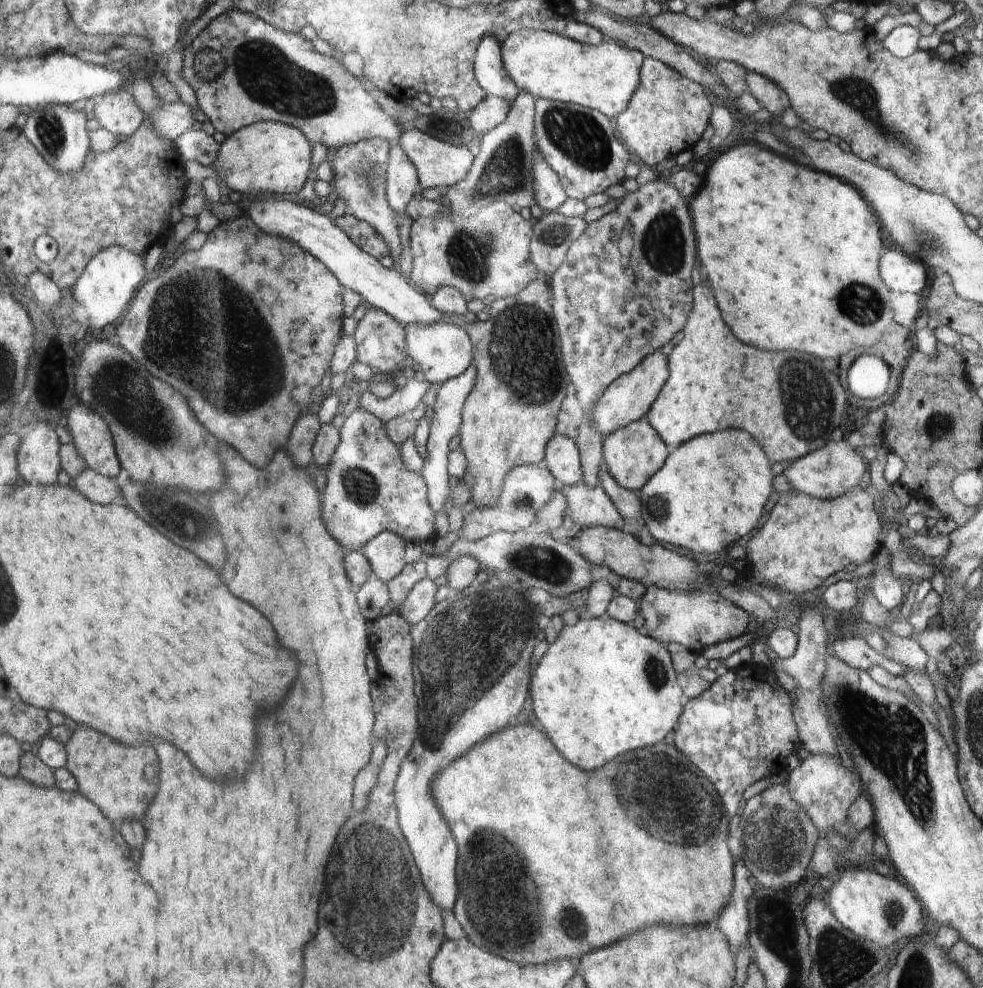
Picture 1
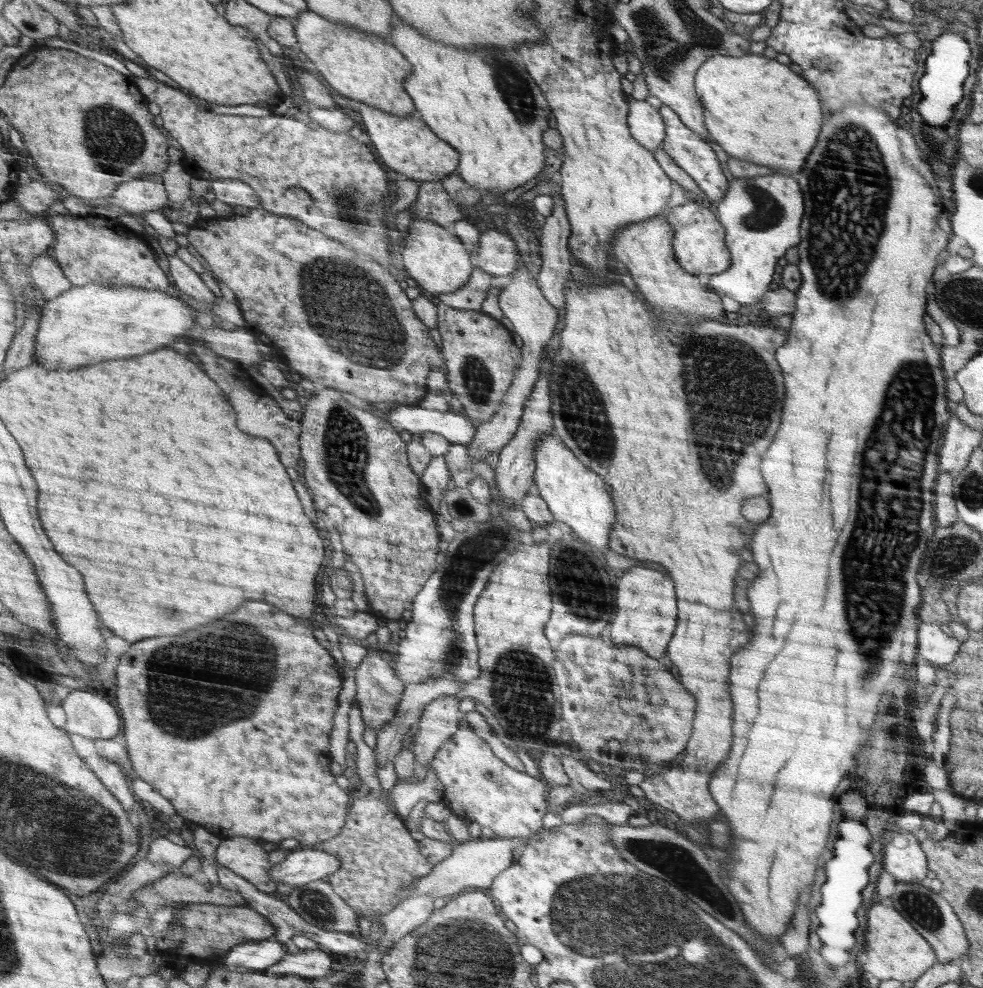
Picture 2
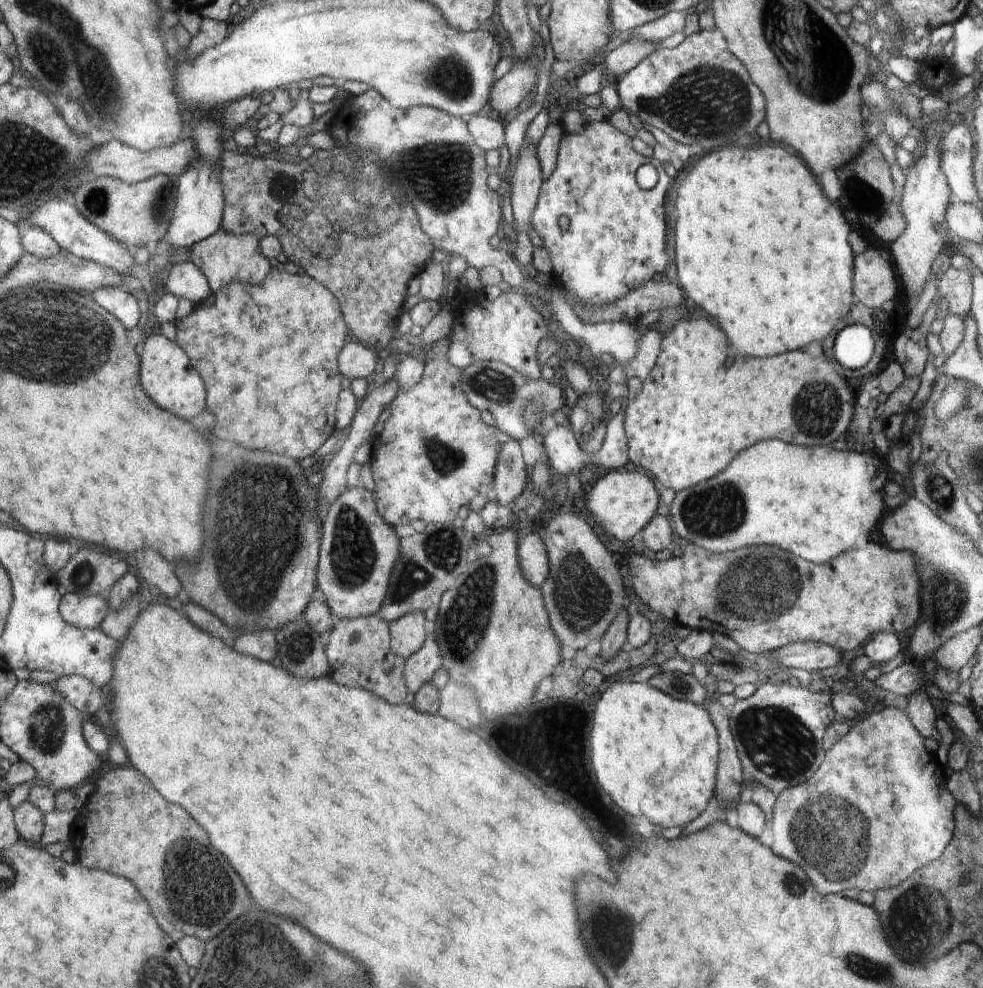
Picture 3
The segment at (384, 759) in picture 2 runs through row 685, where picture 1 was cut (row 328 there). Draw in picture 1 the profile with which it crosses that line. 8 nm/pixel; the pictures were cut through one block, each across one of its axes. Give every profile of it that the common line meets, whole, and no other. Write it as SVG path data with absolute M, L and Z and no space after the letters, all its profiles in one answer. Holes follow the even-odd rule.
M448 322L407 325L405 327L406 352L420 366L419 376L431 384L441 384L460 376L472 362L472 344L463 326Z

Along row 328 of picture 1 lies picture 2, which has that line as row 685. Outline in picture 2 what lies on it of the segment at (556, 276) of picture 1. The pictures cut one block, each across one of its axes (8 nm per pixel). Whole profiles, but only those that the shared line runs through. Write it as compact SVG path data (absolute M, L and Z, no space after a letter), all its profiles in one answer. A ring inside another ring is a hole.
M572 634L572 636L566 636L566 640L560 642L558 646L558 660L554 662L554 668L556 668L556 680L560 688L560 700L562 700L562 720L570 722L570 732L572 740L578 747L578 750L584 750L579 752L579 755L586 759L593 759L597 762L604 762L612 766L619 766L624 770L646 770L647 768L655 767L652 762L673 762L674 758L684 750L684 746L688 746L689 739L693 734L693 720L696 718L696 700L690 692L684 690L682 684L678 684L674 680L674 676L666 670L663 664L658 662L656 657L650 658L649 653L644 650L640 650L634 645L618 645L608 644L604 642L602 638L590 638L590 636L578 636L578 634Z

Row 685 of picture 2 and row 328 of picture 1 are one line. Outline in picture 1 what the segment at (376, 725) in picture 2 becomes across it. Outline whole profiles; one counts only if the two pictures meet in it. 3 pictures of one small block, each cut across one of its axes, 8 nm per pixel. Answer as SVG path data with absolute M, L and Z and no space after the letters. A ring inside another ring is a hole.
M368 307L364 317L357 322L356 330L353 334L354 342L356 342L356 360L362 364L374 369L377 377L386 378L390 376L390 379L395 380L396 372L402 371L400 364L408 357L408 352L406 352L406 342L405 342L405 327L396 320L396 318L386 314L383 310Z

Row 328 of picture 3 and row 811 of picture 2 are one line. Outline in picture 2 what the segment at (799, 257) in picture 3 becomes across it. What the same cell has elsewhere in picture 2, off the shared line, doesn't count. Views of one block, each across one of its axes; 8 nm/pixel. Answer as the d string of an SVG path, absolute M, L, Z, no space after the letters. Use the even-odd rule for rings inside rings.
M848 106L848 108L844 108L842 112L838 112L838 114L834 114L834 116L830 116L830 118L826 118L826 128L822 128L822 140L818 140L818 148L814 148L814 152L810 154L810 160L806 160L806 168L802 168L802 172L800 172L800 178L798 178L798 182L800 182L800 190L802 190L802 194L804 194L804 216L802 217L801 228L800 228L800 235L801 235L801 242L797 244L798 254L799 254L799 263L797 267L801 272L802 277L802 284L800 288L795 292L796 293L796 308L794 312L791 313L793 322L790 328L788 328L788 332L790 335L788 336L788 340L786 340L786 345L782 346L778 349L778 365L784 370L782 376L785 378L785 404L786 404L786 420L782 420L782 432L778 432L778 440L774 440L774 444L770 444L770 452L766 452L766 464L762 464L762 472L766 472L766 482L770 484L770 492L767 492L769 503L773 504L773 511L770 513L770 520L765 520L764 522L758 524L758 527L750 532L753 533L753 541L752 541L752 552L754 557L754 564L758 568L760 568L760 576L752 582L752 586L750 586L750 592L748 592L748 596L750 596L750 602L752 602L752 614L754 614L754 622L756 622L756 626L754 626L754 640L750 640L750 644L746 646L746 648L742 648L742 652L738 652L738 656L734 656L734 668L730 668L730 692L734 692L734 736L738 736L738 740L734 740L734 752L730 752L730 760L726 760L726 764L722 764L722 768L718 770L718 774L714 774L713 778L709 782L709 791L712 793L714 792L713 799L716 801L718 800L718 806L722 806L722 812L724 812L724 816L720 816L724 821L724 818L728 820L728 826L732 828L732 834L730 834L730 840L736 844L736 846L730 846L728 848L732 848L732 858L728 860L728 866L726 866L726 870L724 870L724 874L730 874L730 893L734 892L734 896L737 897L737 903L741 905L742 912L745 915L745 919L747 923L751 926L751 929L757 934L760 935L765 942L766 941L778 941L780 943L780 936L786 932L786 928L788 928L788 922L792 920L792 916L794 916L794 910L796 910L796 906L798 906L798 896L800 896L800 892L804 890L804 886L808 886L808 884L812 884L814 882L814 870L816 870L816 866L818 866L818 858L820 858L820 854L822 854L822 850L826 848L826 840L828 840L828 832L830 832L830 824L832 824L832 808L834 808L834 792L836 792L836 788L838 788L838 782L846 776L846 774L852 774L854 772L854 768L856 768L856 762L854 762L854 756L858 754L858 750L864 746L864 742L866 742L866 738L870 736L868 734L868 728L872 726L872 722L876 720L876 706L878 706L878 700L880 700L880 696L882 696L882 692L884 692L884 688L886 688L886 684L892 680L892 676L894 676L894 672L896 672L896 664L900 662L900 652L902 652L902 648L904 648L904 630L906 630L906 622L910 622L912 618L914 618L914 608L920 604L920 586L918 586L918 582L916 582L916 572L918 572L918 566L920 566L920 558L922 558L922 554L924 554L924 550L926 550L926 544L928 544L928 540L930 540L930 536L934 534L934 530L936 530L936 526L934 526L934 484L936 484L936 476L938 476L938 466L940 466L940 456L939 452L941 450L940 446L942 446L942 434L944 434L944 426L946 426L946 422L948 422L948 414L946 414L946 388L944 388L944 376L942 376L942 370L940 370L940 354L932 348L932 338L929 336L929 332L925 325L923 324L924 315L926 315L927 308L926 306L926 286L928 286L928 282L932 280L932 272L934 272L934 268L936 268L936 264L938 264L938 254L946 248L946 244L948 244L948 236L944 234L944 230L940 230L938 228L938 218L940 218L940 212L944 210L942 208L942 202L940 202L940 198L934 194L934 190L932 190L932 186L926 182L926 178L920 174L920 170L918 170L918 166L924 166L926 162L920 158L920 149L916 148L916 144L914 144L914 136L908 132L908 130L900 130L894 122L890 122L890 118L884 114L884 109L881 108L870 108L870 106ZM848 212L850 212L850 234L840 234L842 230L844 230L844 226L846 226L846 220L848 220Z

